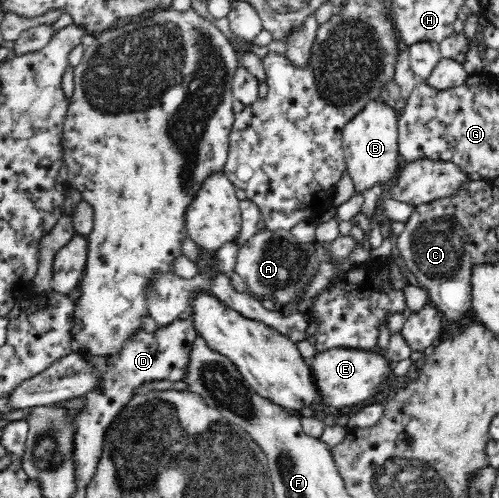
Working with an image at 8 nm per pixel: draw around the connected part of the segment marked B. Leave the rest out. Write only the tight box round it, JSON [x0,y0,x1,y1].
[342,100,400,194]

